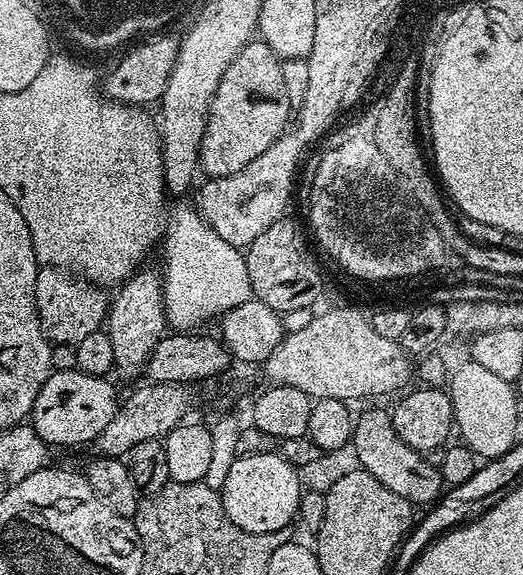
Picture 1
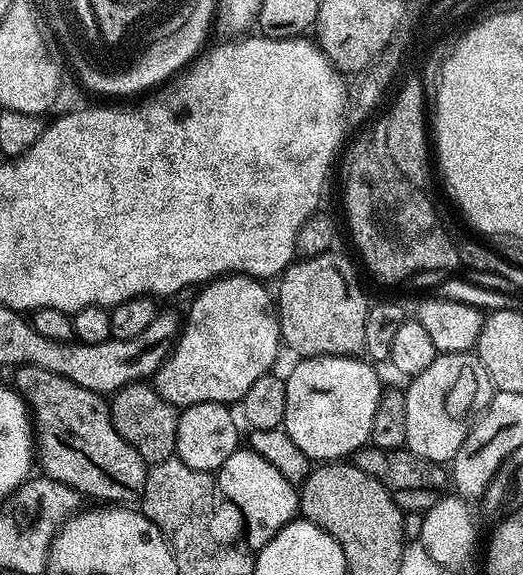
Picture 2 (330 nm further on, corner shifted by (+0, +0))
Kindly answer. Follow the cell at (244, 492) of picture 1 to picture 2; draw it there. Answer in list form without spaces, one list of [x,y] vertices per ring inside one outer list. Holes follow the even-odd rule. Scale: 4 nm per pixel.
[[[237,450],[222,462],[220,471],[215,473],[216,483],[220,492],[234,506],[238,506],[240,517],[244,520],[247,547],[259,550],[266,546],[287,524],[292,523],[298,516],[297,485],[286,482],[266,458],[262,458],[251,450]]]

